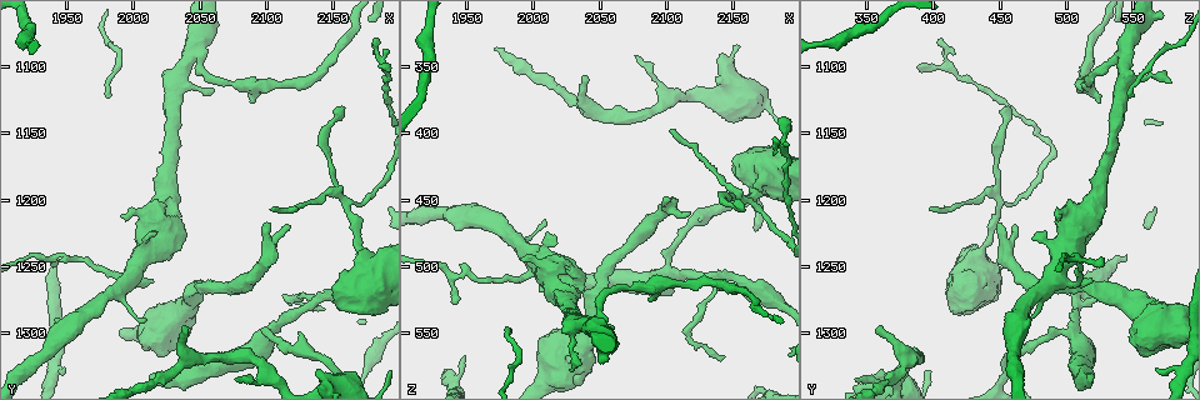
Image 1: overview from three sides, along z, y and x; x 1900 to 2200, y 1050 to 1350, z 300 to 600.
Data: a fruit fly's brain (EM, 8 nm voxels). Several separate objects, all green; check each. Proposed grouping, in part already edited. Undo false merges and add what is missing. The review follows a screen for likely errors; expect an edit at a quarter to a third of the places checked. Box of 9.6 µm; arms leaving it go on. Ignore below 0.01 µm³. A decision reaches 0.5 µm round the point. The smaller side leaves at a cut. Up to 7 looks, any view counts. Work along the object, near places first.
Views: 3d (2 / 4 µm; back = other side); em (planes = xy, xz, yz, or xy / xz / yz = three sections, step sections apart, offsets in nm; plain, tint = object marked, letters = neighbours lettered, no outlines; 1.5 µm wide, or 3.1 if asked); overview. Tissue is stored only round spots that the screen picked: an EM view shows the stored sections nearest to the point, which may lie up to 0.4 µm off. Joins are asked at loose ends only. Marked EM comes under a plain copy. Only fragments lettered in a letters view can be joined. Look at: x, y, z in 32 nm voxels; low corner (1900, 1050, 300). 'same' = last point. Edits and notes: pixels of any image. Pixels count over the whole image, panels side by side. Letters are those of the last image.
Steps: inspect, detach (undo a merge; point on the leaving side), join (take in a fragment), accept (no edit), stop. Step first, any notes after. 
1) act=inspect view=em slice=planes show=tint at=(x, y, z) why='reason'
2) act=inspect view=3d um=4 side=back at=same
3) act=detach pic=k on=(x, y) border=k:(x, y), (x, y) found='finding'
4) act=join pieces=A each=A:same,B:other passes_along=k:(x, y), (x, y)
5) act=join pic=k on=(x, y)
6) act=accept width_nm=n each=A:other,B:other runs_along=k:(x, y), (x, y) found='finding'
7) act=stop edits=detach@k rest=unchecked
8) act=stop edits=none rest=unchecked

act=inspect view=em slice=yz step=4 show=letters at=(2142, 1280, 570)

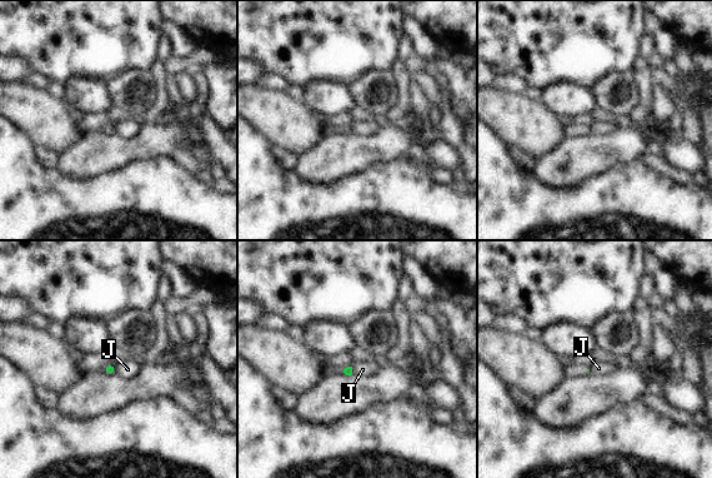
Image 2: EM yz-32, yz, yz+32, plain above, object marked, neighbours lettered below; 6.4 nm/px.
act=inspect view=em slice=planes show=letters at=same

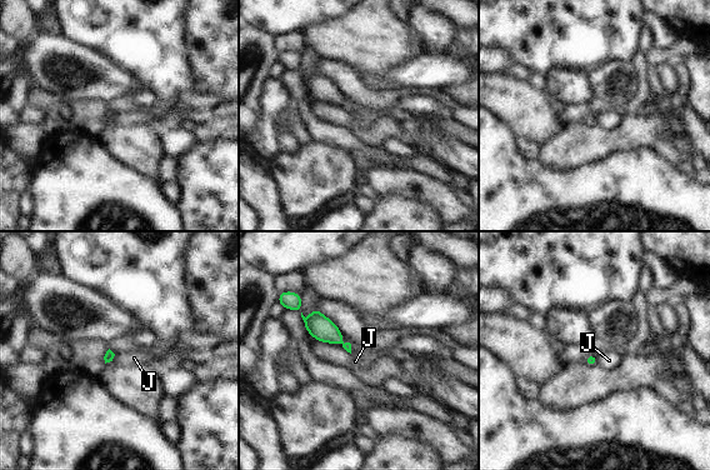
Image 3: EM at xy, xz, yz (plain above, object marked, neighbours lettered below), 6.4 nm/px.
act=accept longest_contact=J:90nm each=J:other border=3:(115, 354), (105, 363) found='none of them fits'

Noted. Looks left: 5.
act=inspect view=3d um=2 at=(1982, 1122, 550) why='an open end'

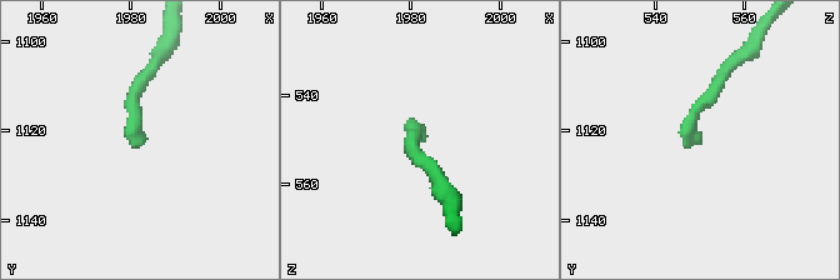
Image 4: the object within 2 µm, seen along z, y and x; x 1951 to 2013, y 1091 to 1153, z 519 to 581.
act=inspect view=em slice=planes show=letters at=(1983, 1123, 550) why='now the EM'

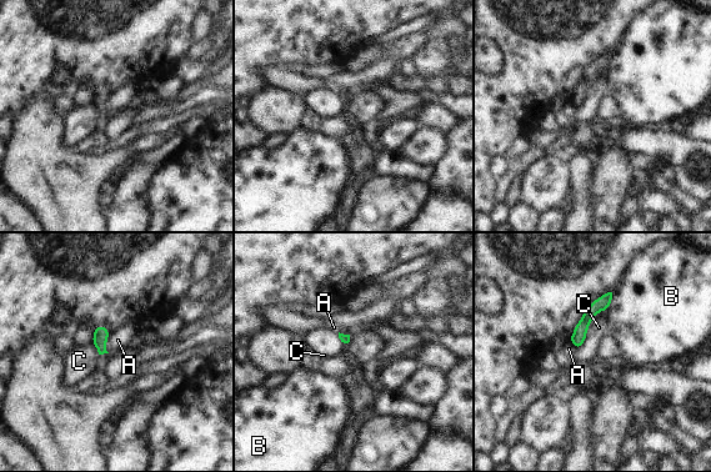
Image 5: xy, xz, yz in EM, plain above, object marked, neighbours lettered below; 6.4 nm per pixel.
act=accept longest_contact=C:260nm each=A:other,B:other,C:other runs_along=5:(610, 294), (587, 316), (576, 344) found='no lettered fragment goes on from it'

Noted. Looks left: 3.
act=inspect view=em slice=planes show=letters at=(2160, 1206, 448) why='sharp bend'

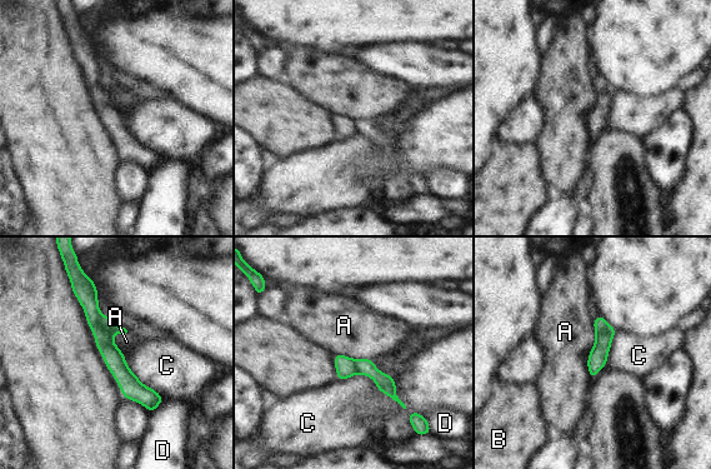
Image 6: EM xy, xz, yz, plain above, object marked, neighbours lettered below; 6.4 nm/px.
act=detach pic=6 on=(106, 322) each=A:other,B:other,C:other,D:other found='a second neuron is stuck on'

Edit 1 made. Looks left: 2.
act=stop edits=detach@6 rest=unchecked

